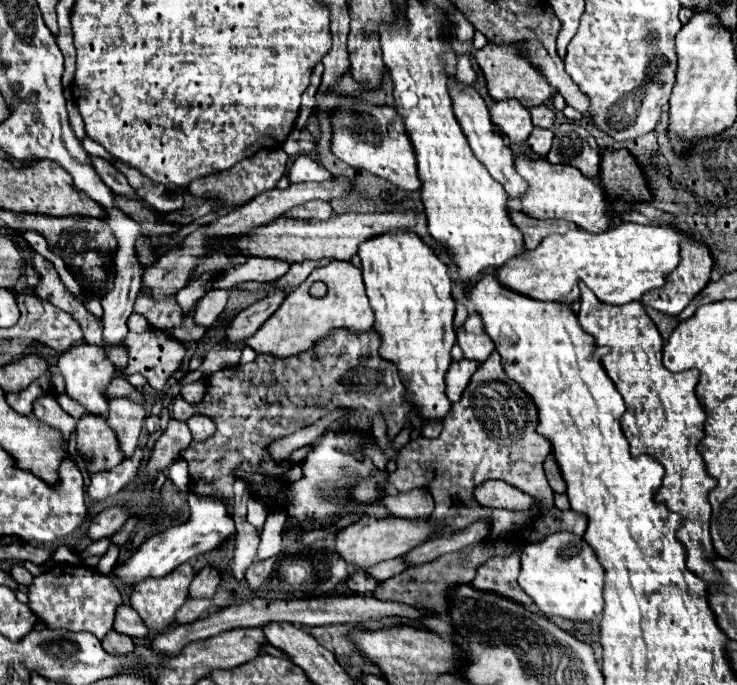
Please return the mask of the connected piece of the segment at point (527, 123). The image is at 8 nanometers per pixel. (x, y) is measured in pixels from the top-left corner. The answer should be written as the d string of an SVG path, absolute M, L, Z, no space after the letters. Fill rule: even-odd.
M517 100L495 102L489 108L489 114L491 120L497 124L499 132L505 134L511 142L525 142L533 130L529 110L521 106Z

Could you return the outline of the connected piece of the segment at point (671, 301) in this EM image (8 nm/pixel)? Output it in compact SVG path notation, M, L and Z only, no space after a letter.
M683 240L679 268L675 268L675 272L671 272L671 276L667 276L663 288L645 292L643 298L641 298L641 304L651 306L655 310L661 310L661 312L665 312L669 316L677 316L695 298L695 294L699 294L707 286L711 268L713 268L713 258L709 254L707 244L703 240Z

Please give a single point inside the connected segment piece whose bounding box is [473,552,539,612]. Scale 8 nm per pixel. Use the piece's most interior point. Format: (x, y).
(499, 575)

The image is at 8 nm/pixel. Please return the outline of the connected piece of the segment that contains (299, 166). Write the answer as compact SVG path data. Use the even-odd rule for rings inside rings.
M297 156L289 170L291 182L323 182L323 180L331 180L331 178L333 178L331 172L325 170L315 160L311 160L309 156Z

